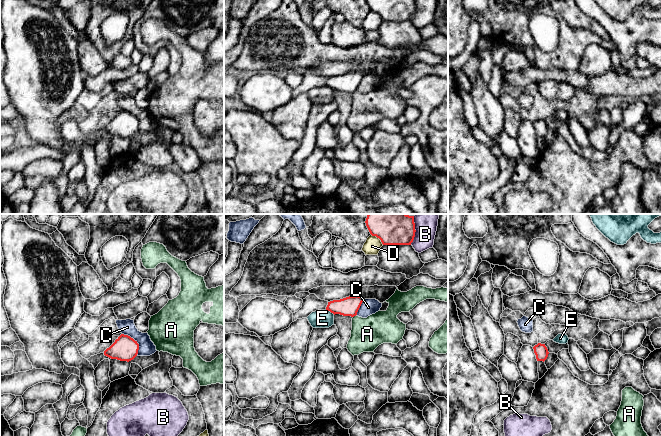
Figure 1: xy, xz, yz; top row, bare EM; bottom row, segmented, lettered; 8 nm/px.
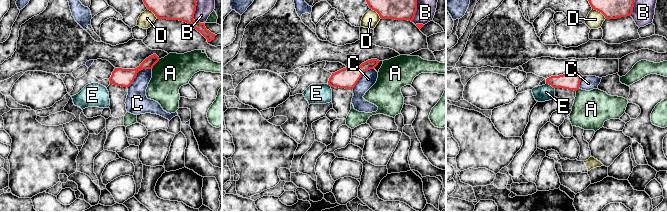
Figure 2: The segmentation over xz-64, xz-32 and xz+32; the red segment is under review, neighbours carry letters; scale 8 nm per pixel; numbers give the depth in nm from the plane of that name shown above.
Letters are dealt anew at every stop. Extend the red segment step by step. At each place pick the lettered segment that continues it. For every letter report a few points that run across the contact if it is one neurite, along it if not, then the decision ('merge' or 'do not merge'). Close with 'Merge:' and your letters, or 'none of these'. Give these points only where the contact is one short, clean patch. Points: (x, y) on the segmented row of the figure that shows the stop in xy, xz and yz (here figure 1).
A: do not merge
B: do not merge
C: xy (122, 333), (130, 336), (138, 344), (137, 354) | do not merge
D: do not merge
E: xz (325, 309), (334, 314) | do not merge
Merge: none of these

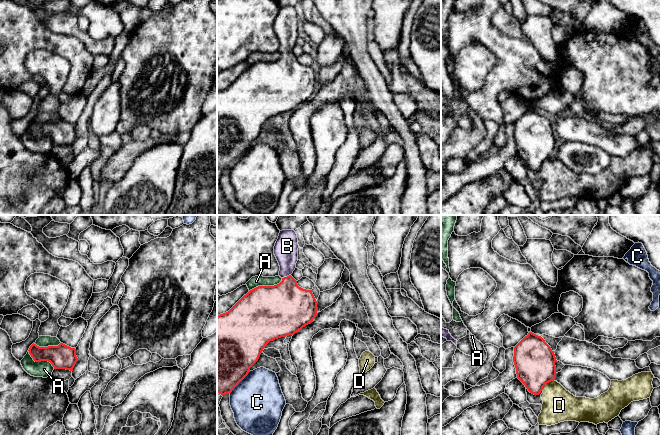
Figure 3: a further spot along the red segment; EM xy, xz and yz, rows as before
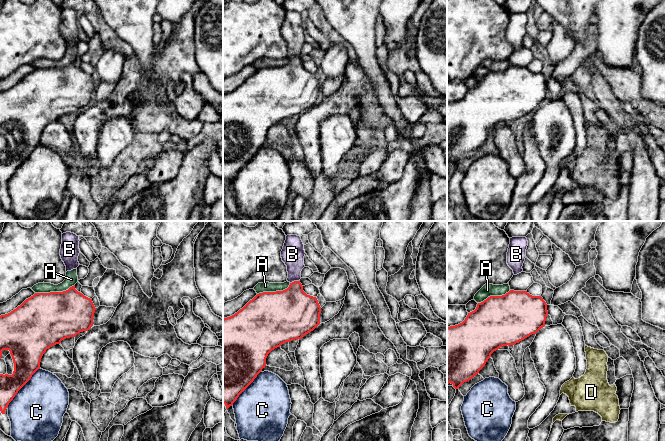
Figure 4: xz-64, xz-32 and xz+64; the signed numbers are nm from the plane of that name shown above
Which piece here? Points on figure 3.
A: do not merge
B: xz (285, 307), (287, 276), (286, 247) | merge
C: do not merge
D: do not merge
Merge: B

